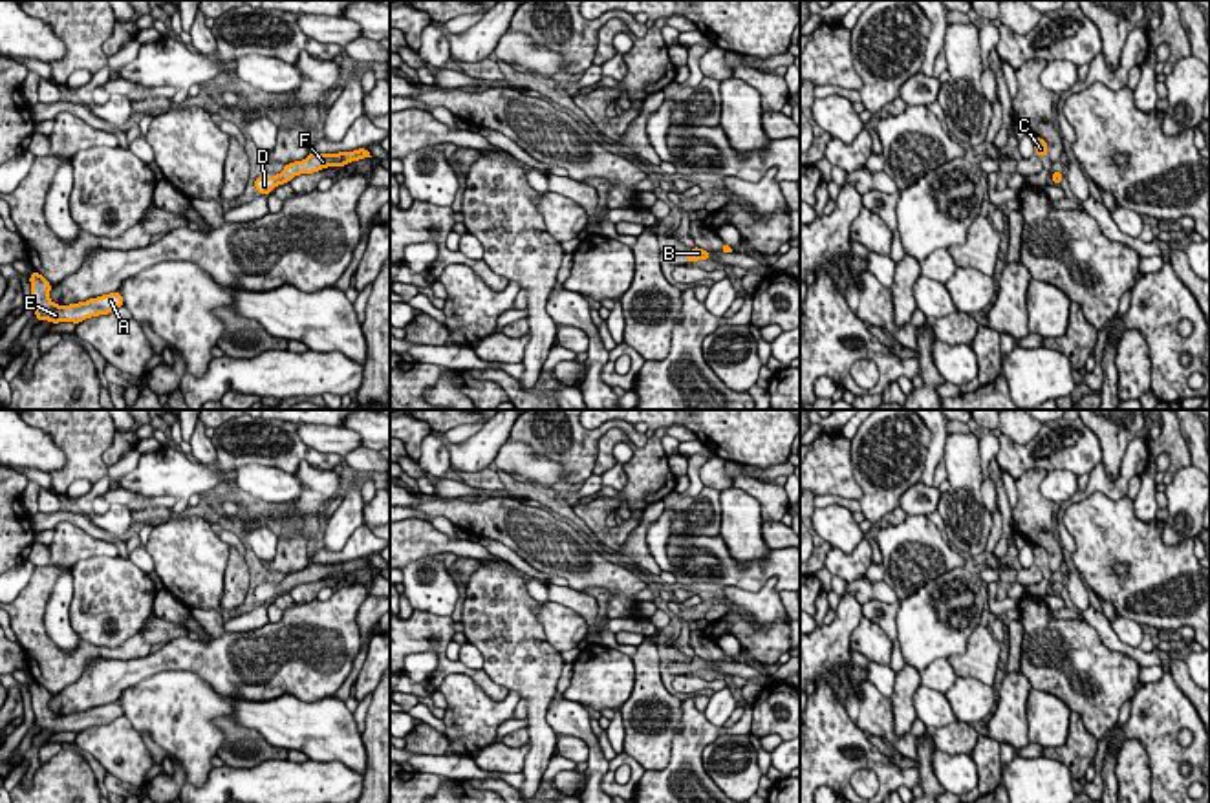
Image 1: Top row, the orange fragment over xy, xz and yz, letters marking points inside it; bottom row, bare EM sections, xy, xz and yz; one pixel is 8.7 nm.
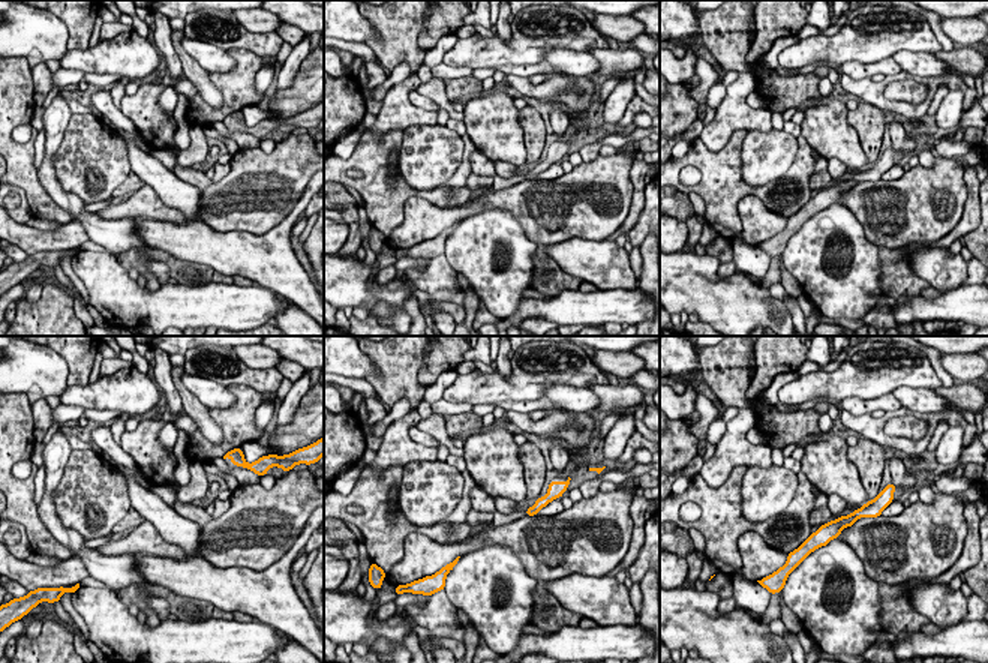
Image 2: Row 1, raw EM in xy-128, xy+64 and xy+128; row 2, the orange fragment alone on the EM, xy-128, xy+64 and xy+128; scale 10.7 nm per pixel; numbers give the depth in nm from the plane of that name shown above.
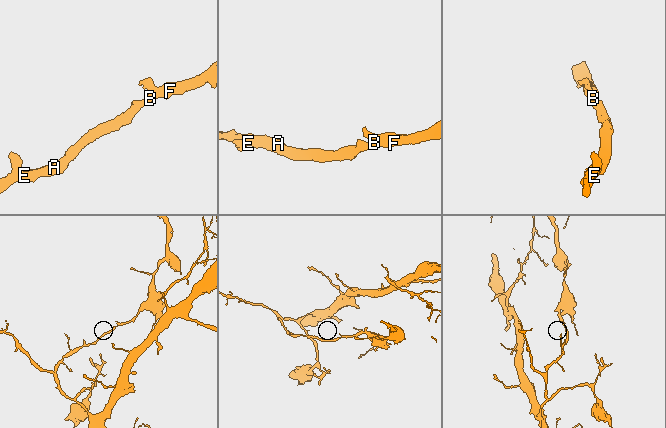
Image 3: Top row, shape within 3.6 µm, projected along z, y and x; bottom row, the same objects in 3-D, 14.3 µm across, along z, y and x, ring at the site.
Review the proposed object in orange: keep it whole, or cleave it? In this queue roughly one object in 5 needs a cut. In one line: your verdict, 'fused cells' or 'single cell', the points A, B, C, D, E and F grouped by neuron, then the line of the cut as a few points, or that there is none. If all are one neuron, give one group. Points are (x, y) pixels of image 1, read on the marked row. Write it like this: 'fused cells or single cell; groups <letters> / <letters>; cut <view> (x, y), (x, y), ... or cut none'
single cell; groups A B C D E F; cut none

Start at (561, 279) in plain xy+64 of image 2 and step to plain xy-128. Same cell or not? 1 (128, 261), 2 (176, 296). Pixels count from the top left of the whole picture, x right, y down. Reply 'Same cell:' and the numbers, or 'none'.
Same cell: 1

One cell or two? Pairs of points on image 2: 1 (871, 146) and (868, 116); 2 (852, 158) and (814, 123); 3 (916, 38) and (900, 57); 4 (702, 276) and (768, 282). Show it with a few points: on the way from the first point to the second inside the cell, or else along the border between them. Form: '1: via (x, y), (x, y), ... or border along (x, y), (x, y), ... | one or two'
1: via (871, 138), (870, 123) | one
2: via (843, 149), (823, 129) | one
3: border along (933, 53), (895, 51), (891, 56) | two
4: border along (748, 276), (769, 290) | two

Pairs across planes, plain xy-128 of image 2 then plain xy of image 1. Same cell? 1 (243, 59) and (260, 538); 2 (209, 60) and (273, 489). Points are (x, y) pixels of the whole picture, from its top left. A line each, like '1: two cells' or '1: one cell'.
1: two cells
2: one cell

